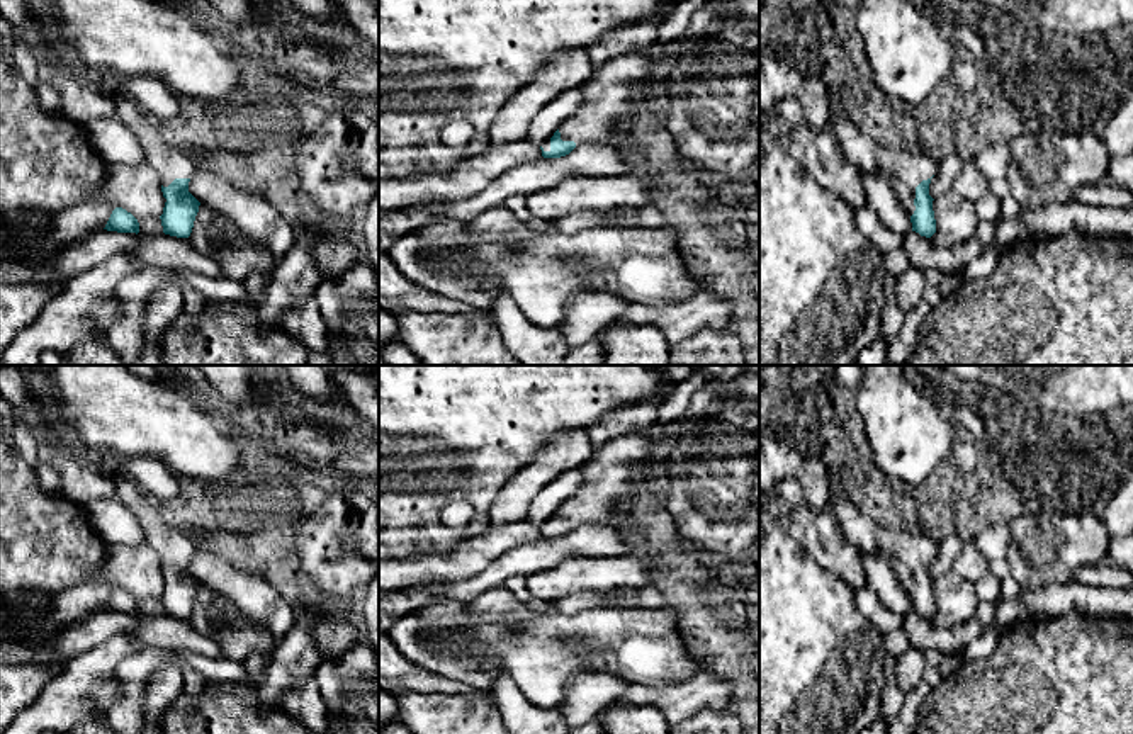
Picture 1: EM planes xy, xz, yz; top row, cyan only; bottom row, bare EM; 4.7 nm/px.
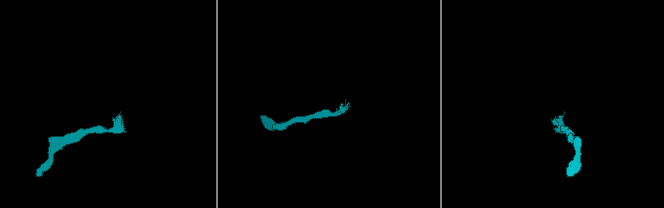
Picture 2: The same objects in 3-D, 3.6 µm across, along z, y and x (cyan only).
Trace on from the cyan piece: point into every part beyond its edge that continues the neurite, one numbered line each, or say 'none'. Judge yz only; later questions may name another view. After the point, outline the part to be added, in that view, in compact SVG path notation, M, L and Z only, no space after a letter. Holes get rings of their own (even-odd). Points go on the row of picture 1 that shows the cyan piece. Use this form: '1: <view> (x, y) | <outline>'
1: yz (904, 170) | M832 116L831 124L841 143L844 158L863 177L882 173L890 182L907 214L912 216L916 211L916 187L936 173L939 161L922 153L890 150L877 143L848 116Z

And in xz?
1: xz (608, 106) | M625 54L606 61L579 87L583 104L559 126L561 139L574 141L576 148L618 143L620 133L661 100L652 92L645 100L639 100L632 95L632 88L654 82L651 59L645 56Z

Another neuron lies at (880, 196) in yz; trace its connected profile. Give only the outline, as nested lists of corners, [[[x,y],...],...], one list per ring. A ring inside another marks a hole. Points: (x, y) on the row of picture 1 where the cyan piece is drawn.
[[[868,173],[863,177],[863,184],[866,204],[877,212],[882,224],[899,234],[907,234],[912,229],[910,216],[890,182],[882,173]]]

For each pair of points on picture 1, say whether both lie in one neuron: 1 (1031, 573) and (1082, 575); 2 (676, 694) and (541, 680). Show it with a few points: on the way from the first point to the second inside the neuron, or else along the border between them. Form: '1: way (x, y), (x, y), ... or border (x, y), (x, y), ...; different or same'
1: border (1104, 561), (1094, 566), (1081, 566), (1070, 580); different
2: border (671, 680), (632, 683); different

